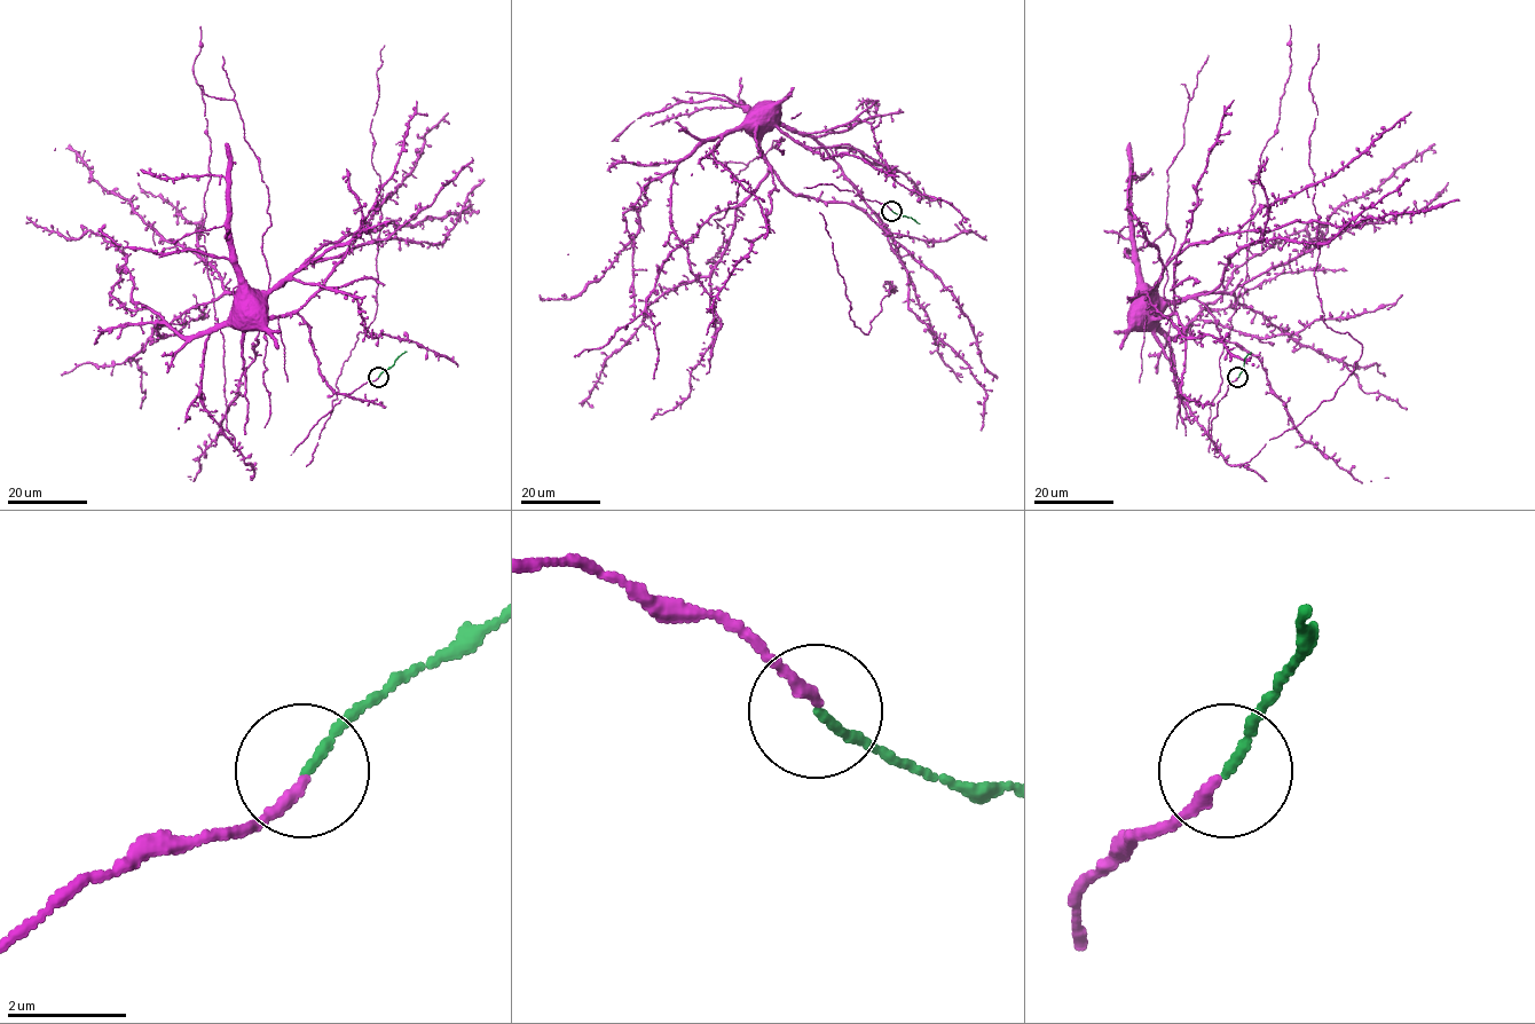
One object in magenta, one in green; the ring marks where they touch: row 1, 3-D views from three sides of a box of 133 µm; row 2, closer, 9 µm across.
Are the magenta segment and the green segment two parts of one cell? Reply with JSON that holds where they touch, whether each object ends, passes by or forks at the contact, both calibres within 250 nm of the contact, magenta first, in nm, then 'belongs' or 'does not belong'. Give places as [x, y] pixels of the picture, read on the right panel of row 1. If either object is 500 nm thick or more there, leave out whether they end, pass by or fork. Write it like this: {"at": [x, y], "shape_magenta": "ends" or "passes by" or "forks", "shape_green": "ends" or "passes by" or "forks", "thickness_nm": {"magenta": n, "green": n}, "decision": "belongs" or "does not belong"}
{"at": [1237, 377], "shape_magenta": "ends", "shape_green": "ends", "thickness_nm": {"magenta": 200, "green": 150}, "decision": "belongs"}

